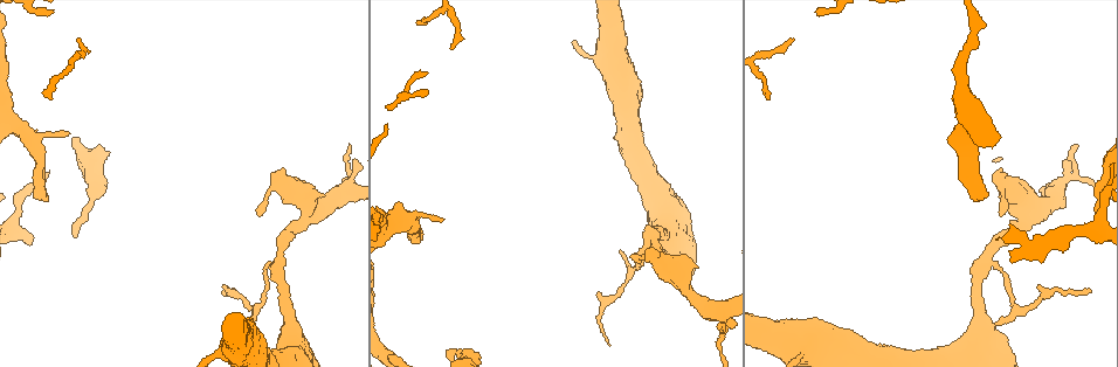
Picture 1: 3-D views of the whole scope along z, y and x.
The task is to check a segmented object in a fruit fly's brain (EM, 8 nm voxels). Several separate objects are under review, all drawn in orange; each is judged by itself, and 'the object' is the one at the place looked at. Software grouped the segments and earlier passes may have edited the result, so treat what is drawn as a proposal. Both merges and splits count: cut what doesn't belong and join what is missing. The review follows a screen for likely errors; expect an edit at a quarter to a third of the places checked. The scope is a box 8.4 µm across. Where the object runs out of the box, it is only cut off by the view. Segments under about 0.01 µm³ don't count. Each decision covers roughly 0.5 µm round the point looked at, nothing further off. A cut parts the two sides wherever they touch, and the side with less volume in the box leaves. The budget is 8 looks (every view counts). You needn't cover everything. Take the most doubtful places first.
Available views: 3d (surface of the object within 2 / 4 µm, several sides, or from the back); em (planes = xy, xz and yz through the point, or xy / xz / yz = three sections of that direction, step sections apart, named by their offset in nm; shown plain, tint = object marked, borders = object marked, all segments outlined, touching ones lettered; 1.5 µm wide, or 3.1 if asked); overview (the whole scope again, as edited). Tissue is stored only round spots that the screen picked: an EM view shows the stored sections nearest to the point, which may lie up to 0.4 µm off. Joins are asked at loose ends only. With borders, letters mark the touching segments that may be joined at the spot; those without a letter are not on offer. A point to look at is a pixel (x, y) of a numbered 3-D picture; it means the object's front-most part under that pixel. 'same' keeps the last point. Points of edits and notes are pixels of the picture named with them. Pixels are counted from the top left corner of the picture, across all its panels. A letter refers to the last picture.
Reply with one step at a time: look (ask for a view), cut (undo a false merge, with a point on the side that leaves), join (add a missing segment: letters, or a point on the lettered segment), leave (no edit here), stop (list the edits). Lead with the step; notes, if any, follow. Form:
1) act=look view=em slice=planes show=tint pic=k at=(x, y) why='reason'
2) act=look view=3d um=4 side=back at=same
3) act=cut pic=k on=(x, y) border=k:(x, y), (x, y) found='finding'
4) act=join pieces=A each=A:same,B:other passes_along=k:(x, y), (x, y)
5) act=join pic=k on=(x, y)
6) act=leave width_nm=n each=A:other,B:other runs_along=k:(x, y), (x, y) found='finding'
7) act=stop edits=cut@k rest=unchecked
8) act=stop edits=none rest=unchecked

act=look view=em um=3.1 slice=planes show=borders pic=1 at=(422, 235) why='free end'

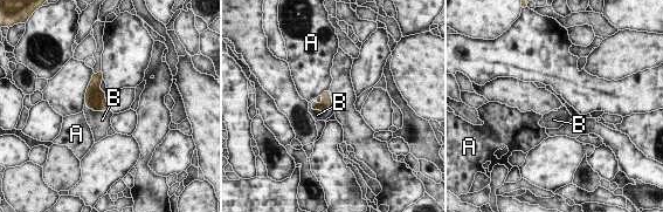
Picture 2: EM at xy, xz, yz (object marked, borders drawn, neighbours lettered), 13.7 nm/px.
act=join pieces=B each=A:other,B:same passes_along=2:(326, 106), (320, 110), (317, 115) found='it goes on there'

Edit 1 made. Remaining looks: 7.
act=look view=em um=3.1 slice=planes show=borders pic=1 at=(648, 256) why='abrupt turn'

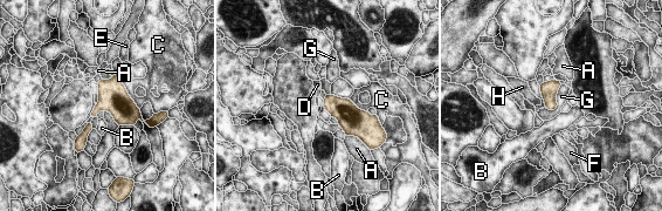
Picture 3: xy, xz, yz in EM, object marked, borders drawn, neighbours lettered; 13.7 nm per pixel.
act=leave each=A:other,B:other,C:other,D:other,E:other,F:other,G:other,H:other border=3:(561, 84), (557, 106), (549, 110) found='one neuron here'

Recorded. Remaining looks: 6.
act=look view=overview

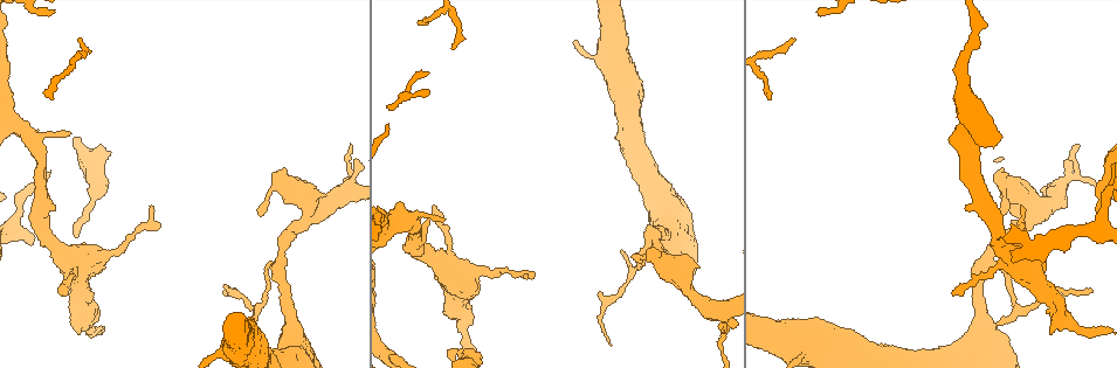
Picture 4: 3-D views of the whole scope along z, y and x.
act=look view=3d um=4 pic=4 at=(138, 233) why='sudden change in width'

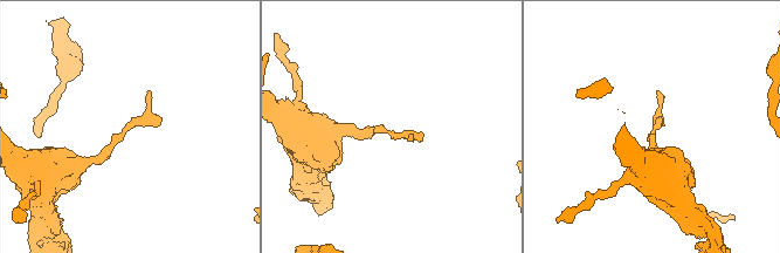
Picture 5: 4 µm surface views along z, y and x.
act=look view=em slice=planes show=plain pic=5 at=(652, 132) why='need the tissue'

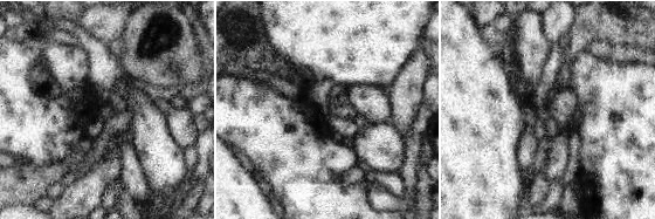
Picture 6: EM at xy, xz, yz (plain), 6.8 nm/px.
act=look view=em slice=planes show=borders at=same why='what lies round it'

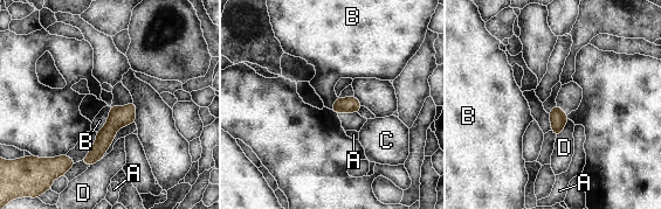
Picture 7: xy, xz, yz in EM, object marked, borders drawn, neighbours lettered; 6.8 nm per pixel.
act=leave each=A:other,B:other,C:other,D:other border=7:(357, 112), (341, 112), (338, 115) found='all the same neuron'

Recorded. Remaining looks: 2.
act=stop edits=join@2 rest=unchecked

